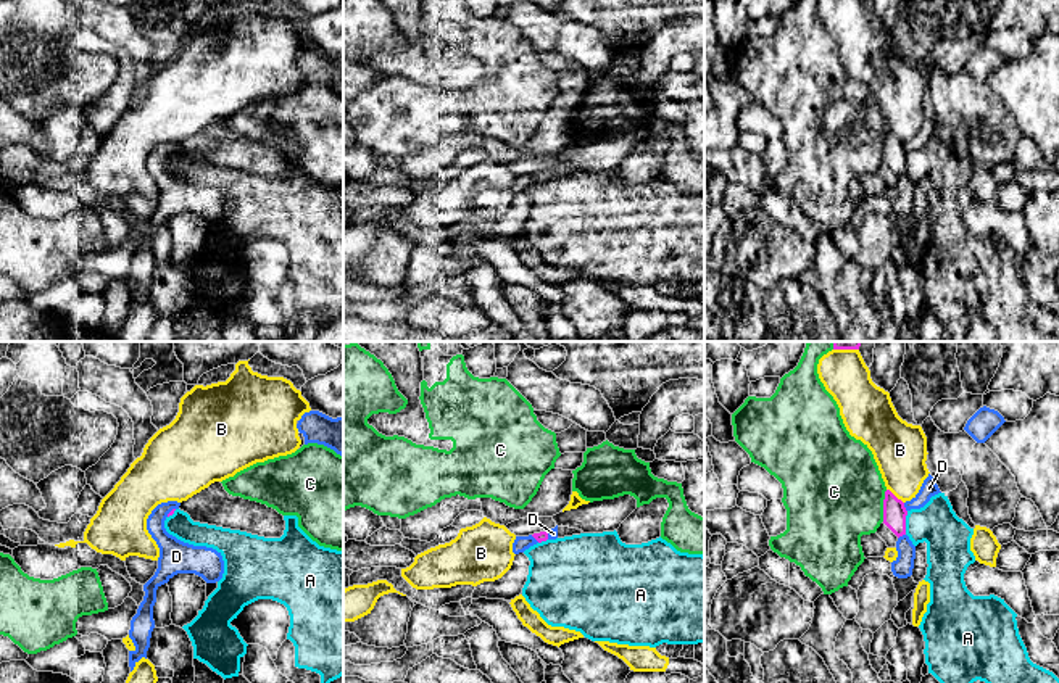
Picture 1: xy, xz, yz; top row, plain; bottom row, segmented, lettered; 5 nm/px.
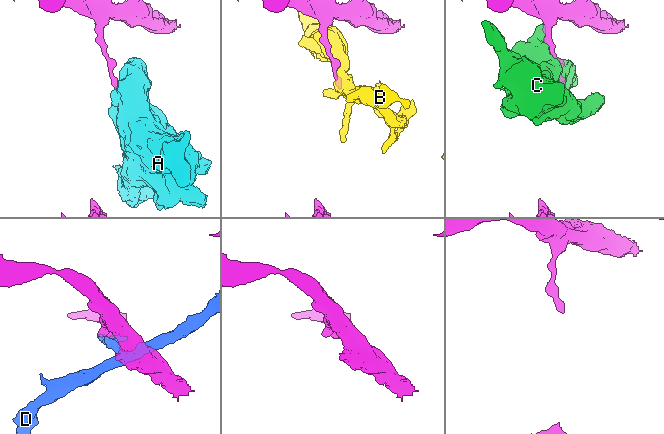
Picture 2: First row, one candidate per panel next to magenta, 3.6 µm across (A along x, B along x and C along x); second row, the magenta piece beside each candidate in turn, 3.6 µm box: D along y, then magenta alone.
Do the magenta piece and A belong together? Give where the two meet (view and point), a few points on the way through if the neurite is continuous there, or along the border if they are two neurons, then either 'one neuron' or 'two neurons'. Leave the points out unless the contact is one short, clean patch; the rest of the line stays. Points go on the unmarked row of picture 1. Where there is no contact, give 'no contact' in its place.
contact yz (905, 161); border yz (908, 150), (905, 173); two neurons

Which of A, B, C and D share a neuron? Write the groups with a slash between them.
A / B / C / D

